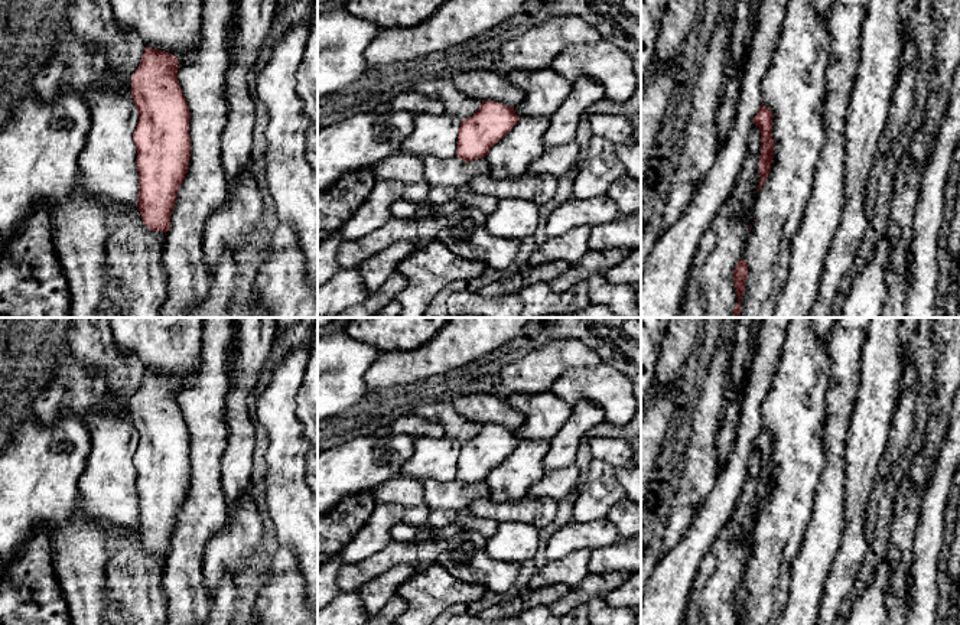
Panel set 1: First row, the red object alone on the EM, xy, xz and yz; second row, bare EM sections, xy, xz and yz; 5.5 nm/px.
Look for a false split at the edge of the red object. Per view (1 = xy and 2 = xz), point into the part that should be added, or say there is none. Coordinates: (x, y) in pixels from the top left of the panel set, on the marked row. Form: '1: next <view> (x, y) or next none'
1: next none
2: next none

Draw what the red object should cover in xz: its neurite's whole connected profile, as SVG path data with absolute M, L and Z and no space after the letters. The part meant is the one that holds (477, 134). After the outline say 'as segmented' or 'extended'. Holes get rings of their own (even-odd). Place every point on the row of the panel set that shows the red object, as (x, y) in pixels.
M482 101L472 117L461 121L456 157L463 162L485 157L489 149L505 137L518 120L520 115L515 114L514 107Z | as segmented

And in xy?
M146 46L131 77L139 113L133 133L137 147L139 211L150 231L170 230L176 195L191 160L191 113L178 81L179 61Z | as segmented

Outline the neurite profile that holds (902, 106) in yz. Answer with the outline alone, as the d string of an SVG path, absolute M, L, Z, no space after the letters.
M917 0L901 1L901 19L904 22L905 46L901 56L899 79L894 89L894 100L889 113L889 123L885 127L879 141L878 160L873 165L872 176L866 189L866 214L873 215L876 201L876 185L879 176L889 170L888 159L896 140L901 137L904 127L911 121L915 108L915 82L918 72L918 52L911 29L911 14L917 6Z

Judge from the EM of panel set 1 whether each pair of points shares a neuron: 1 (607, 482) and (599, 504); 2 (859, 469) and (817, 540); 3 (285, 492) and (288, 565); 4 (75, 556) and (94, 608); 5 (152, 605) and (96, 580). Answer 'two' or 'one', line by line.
1: one
2: two
3: two
4: one
5: two

